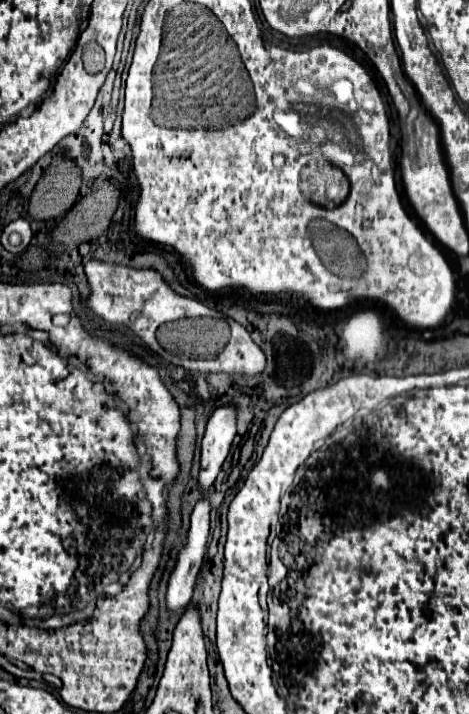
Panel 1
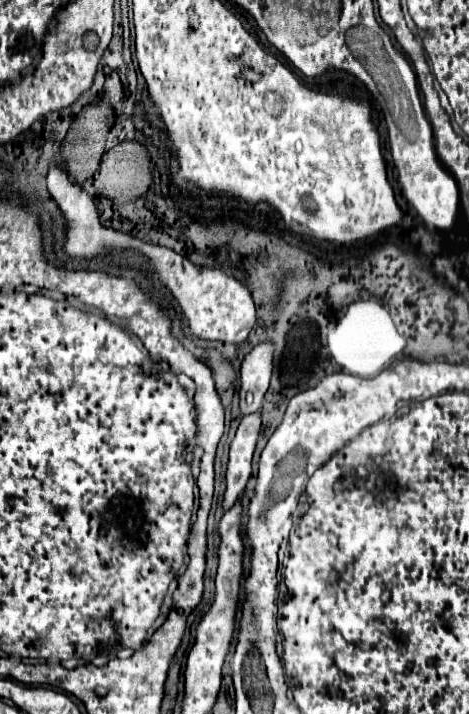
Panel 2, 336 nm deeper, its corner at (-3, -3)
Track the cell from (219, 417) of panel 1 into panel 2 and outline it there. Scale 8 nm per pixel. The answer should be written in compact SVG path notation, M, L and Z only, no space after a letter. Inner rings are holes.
M273 344L255 346L241 364L241 388L239 388L239 412L247 416L261 410L263 396L269 388L271 378Z

